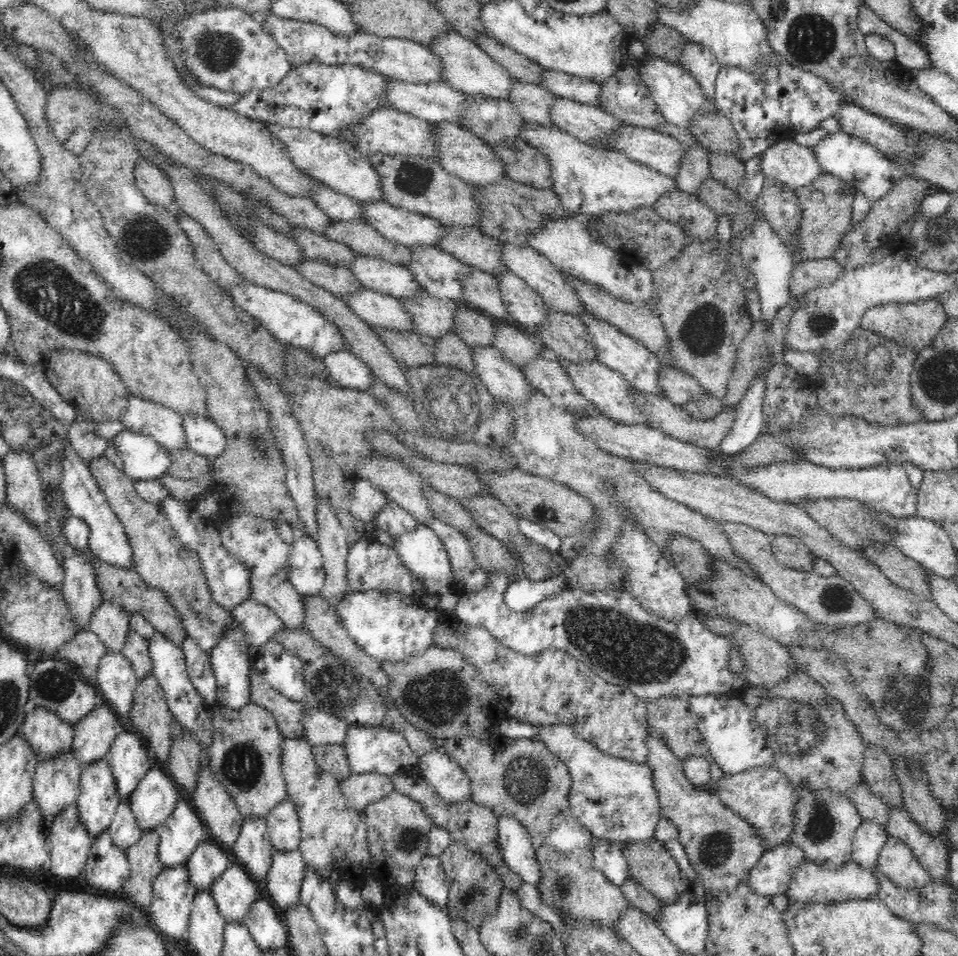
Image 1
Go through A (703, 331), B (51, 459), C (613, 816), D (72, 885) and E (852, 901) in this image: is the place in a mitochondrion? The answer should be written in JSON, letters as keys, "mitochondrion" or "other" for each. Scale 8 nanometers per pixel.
{"A":"mitochondrion","B":"mitochondrion","C":"other","D":"other","E":"other"}

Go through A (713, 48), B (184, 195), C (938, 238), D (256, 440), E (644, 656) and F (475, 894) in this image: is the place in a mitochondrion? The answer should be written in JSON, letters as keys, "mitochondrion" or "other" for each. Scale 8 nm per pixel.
{"A":"other","B":"other","C":"mitochondrion","D":"mitochondrion","E":"mitochondrion","F":"mitochondrion"}

